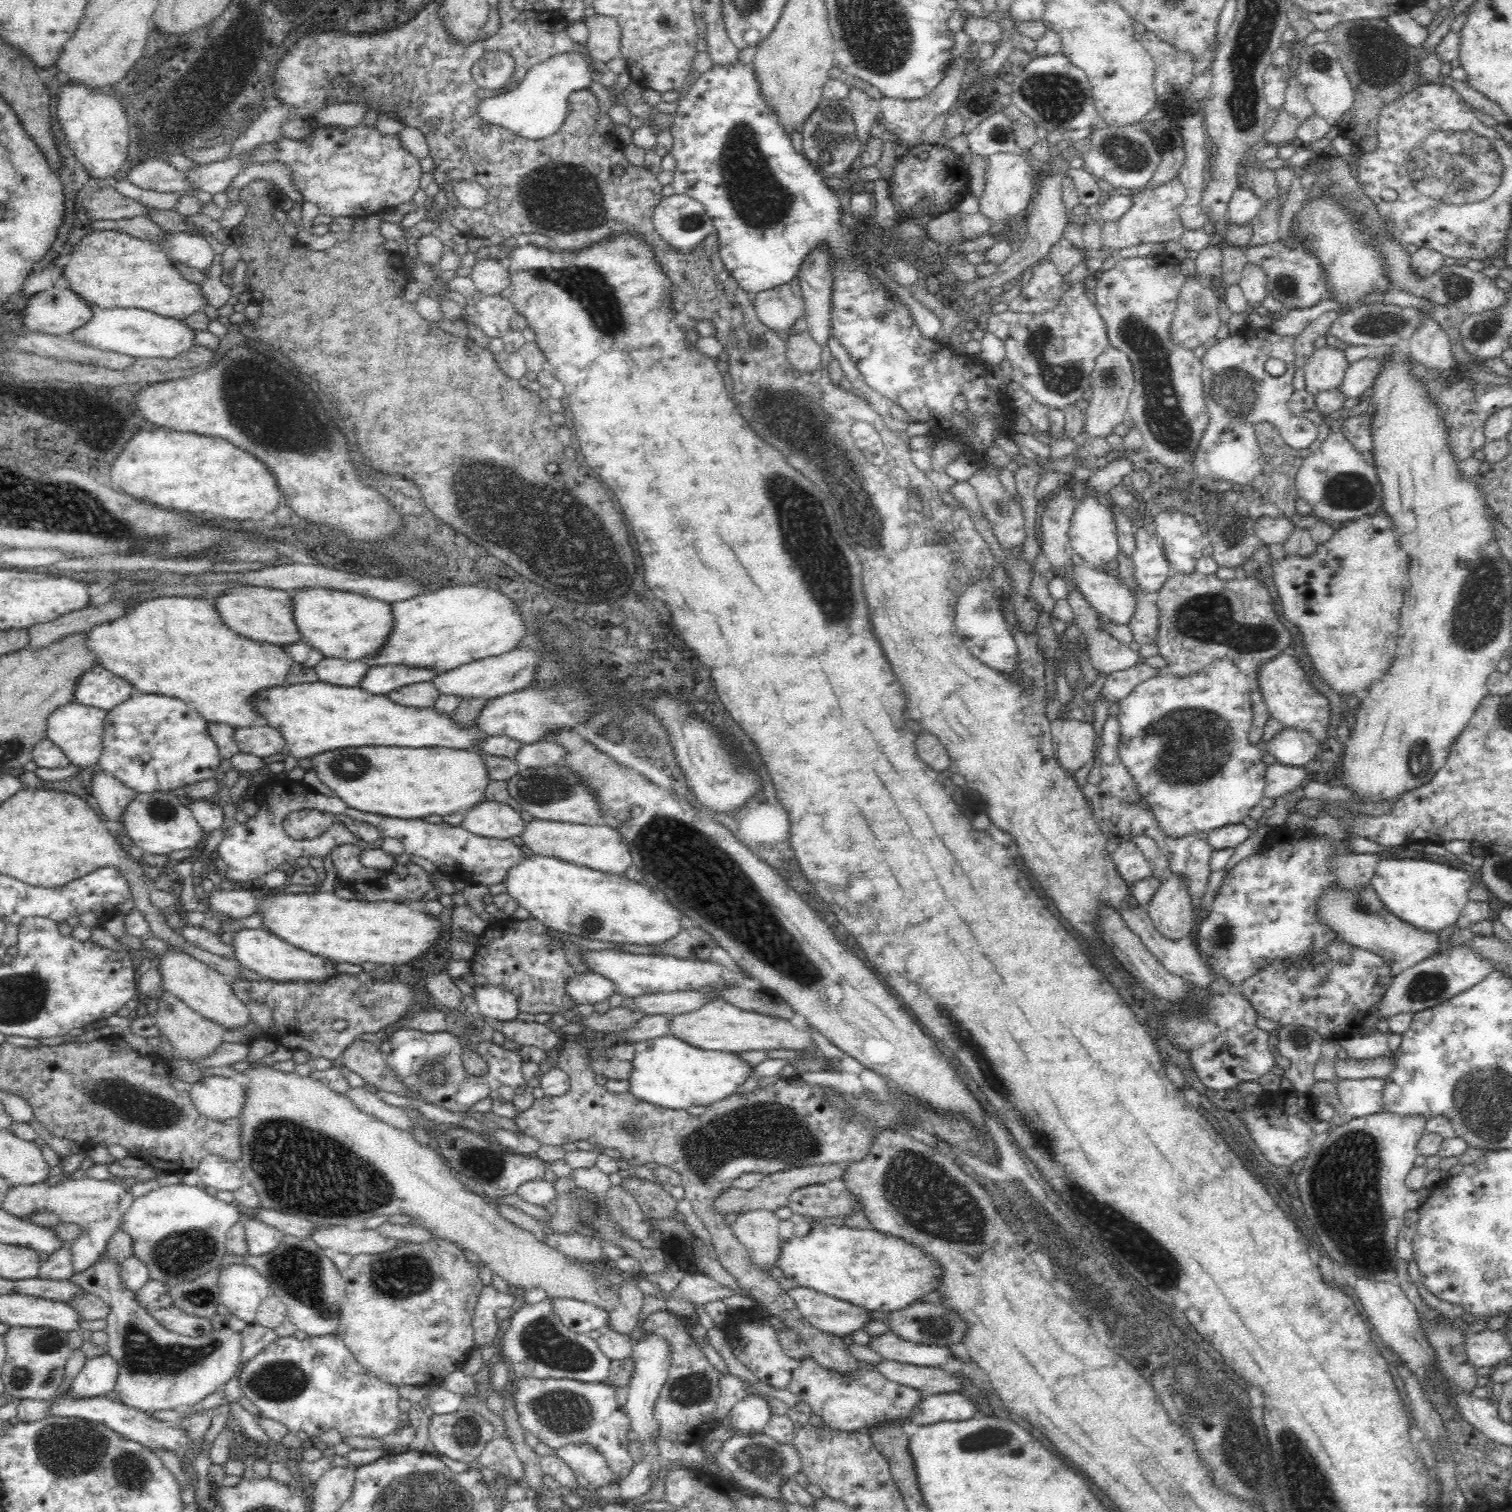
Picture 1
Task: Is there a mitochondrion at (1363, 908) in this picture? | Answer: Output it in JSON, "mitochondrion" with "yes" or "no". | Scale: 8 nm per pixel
{"mitochondrion":"yes"}

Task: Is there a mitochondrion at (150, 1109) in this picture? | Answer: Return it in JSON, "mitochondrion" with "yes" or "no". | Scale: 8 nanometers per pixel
{"mitochondrion":"yes"}

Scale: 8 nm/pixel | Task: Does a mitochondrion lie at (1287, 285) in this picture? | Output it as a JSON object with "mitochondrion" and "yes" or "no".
{"mitochondrion":"yes"}

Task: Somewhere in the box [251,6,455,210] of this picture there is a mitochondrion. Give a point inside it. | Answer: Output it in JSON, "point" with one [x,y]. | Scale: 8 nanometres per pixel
{"point":[347,80]}

